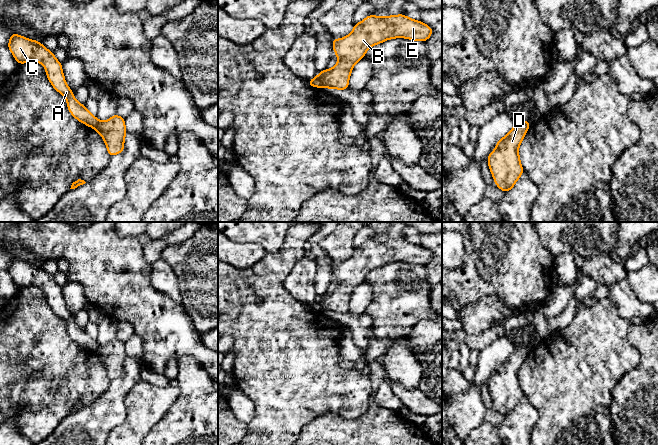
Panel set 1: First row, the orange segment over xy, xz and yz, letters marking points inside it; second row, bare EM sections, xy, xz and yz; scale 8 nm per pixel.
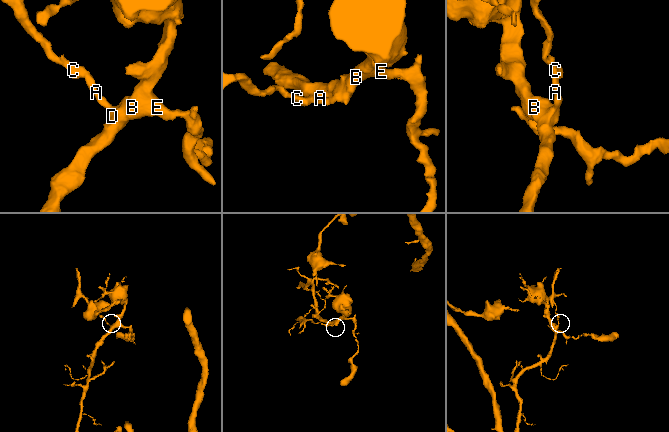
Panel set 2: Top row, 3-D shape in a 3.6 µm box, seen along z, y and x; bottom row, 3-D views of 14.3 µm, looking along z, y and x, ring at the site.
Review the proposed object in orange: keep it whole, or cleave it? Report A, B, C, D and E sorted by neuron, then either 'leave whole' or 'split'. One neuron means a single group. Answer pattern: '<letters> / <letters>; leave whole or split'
A C / B D E; split

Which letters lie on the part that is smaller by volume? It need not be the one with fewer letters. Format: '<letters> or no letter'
A, C

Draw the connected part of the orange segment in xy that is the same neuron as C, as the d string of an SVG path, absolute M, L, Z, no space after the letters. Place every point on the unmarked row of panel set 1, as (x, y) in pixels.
M16 257L10 259L7 270L18 288L30 285L43 288L47 302L53 312L66 322L71 339L91 352L97 350L99 346L97 341L92 339L85 329L80 328L75 323L73 315L66 308L62 288L55 282L52 275L45 272L40 265L30 264Z

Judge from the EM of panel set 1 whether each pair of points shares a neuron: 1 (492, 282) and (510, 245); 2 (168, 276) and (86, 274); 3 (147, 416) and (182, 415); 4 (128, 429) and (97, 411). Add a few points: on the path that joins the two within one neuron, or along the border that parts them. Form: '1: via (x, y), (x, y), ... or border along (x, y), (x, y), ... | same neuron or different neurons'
1: via (492, 273), (492, 266), (503, 254) | same neuron
2: border along (150, 265), (151, 285), (165, 295) | different neurons
3: border along (178, 396), (165, 416), (148, 432) | different neurons
4: border along (124, 401), (126, 409), (125, 419), (108, 434) | different neurons

